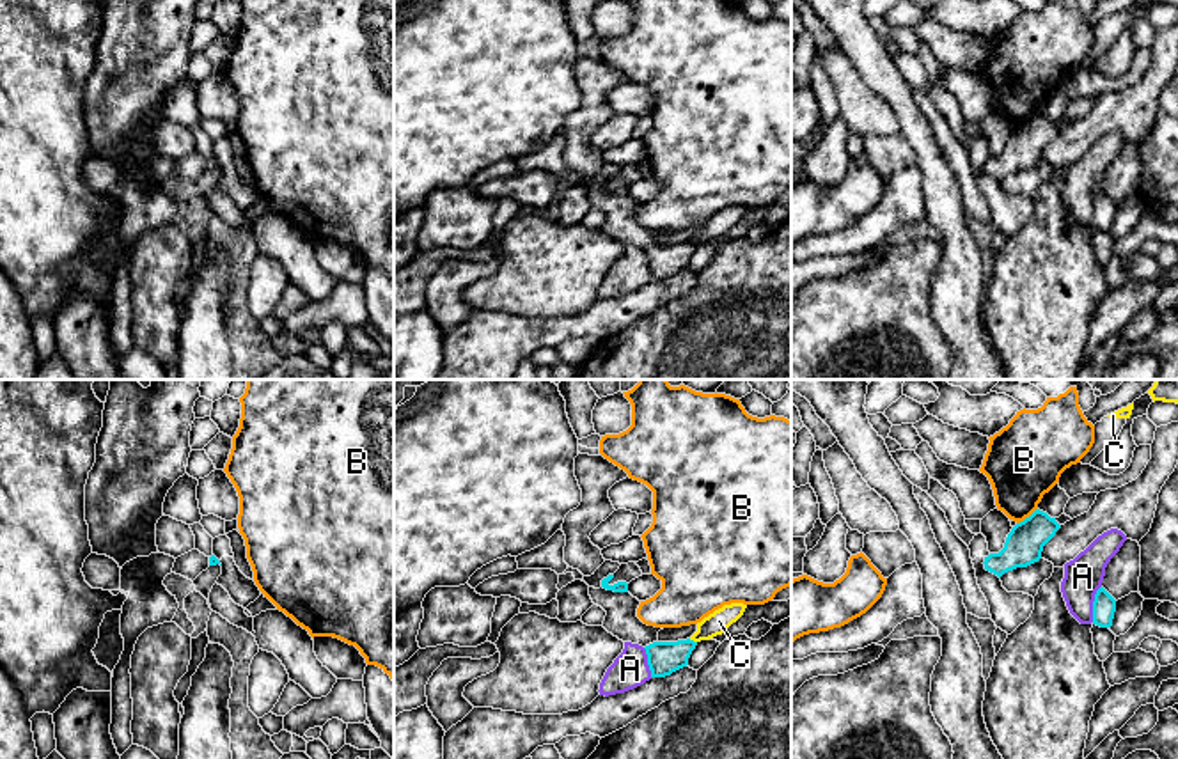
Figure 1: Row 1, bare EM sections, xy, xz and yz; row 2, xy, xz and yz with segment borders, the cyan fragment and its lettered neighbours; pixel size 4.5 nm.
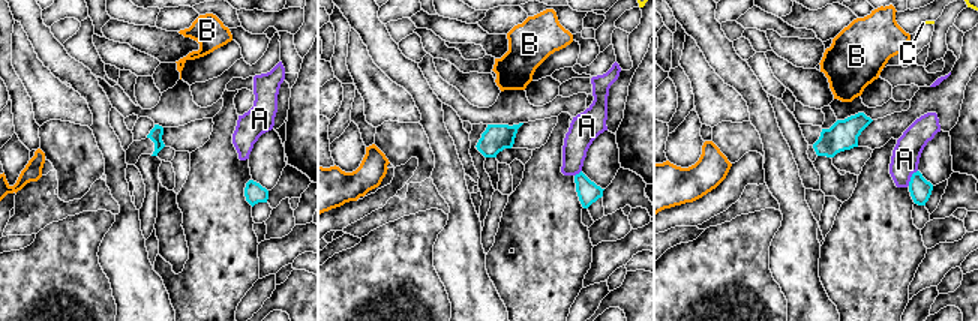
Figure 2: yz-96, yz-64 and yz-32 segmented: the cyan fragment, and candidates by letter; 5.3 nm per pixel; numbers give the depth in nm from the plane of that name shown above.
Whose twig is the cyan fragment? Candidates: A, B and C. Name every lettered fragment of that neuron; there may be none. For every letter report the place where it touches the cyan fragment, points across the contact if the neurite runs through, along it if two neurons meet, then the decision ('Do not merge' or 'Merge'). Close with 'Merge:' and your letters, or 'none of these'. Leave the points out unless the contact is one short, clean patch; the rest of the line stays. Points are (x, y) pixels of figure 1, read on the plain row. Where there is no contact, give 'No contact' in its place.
A: Touches cyan at yz (1093, 206). Boundary: yz (1100, 188), (1095, 197), (1091, 224). Do not merge
B: Touches cyan at yz (1026, 121). Boundary: yz (1036, 110), (1017, 126). Do not merge
C: Touches cyan at xz (692, 243). Boundary: xz (689, 242), (696, 245). Do not merge
Merge: none of these

